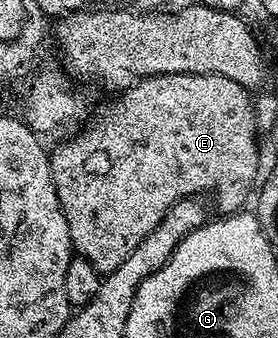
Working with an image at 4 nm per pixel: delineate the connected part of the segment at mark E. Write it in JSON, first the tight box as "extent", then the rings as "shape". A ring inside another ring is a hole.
{"extent":[50,74,260,276],"shape":[[[153,74],[117,94],[120,95],[97,116],[96,122],[89,121],[76,132],[81,134],[50,150],[52,179],[68,221],[72,249],[79,257],[90,260],[102,276],[114,272],[158,228],[162,216],[178,200],[216,190],[221,215],[243,211],[252,181],[260,170],[256,107],[253,95],[248,95],[251,93],[242,84],[217,74]]]}

